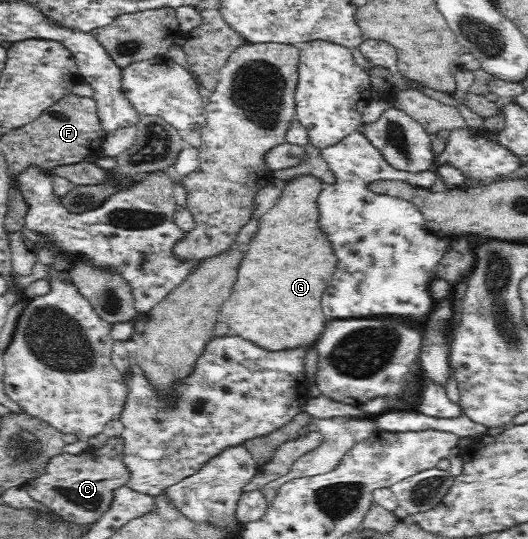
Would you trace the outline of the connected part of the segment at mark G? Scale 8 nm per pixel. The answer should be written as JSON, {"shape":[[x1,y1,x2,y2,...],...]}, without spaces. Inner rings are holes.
{"shape":[[299,175,287,181,287,186,276,205,261,219,257,234,247,245,245,259,239,265,237,279,229,300,220,307,223,321,230,327,230,334,247,339,269,351,281,351,313,345,325,329,327,319,321,309,321,295,333,277,333,251,329,251,329,243,321,239,321,231,313,227,317,223,317,201,323,182,316,176]]}

